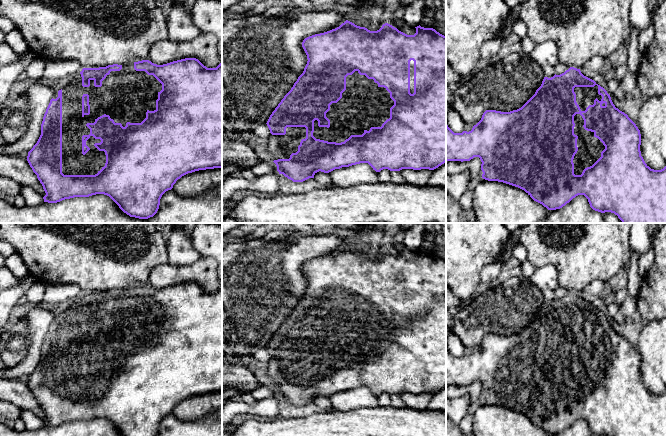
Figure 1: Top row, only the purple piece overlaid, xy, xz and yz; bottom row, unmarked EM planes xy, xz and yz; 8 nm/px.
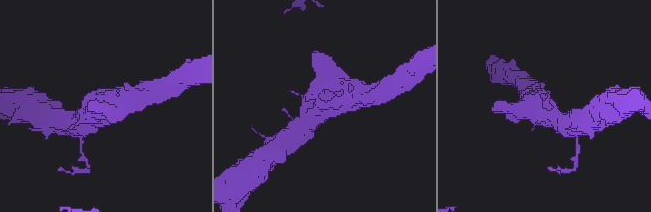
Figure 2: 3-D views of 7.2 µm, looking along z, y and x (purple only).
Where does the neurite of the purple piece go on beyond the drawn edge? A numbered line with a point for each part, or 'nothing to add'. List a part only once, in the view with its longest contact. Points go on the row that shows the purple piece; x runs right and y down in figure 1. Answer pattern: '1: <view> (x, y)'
1: xy (126, 95)

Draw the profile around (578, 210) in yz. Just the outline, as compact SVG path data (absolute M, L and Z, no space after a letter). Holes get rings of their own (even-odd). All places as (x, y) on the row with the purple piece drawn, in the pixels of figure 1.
M578 195L562 208L549 210L542 223L605 223L605 218L590 207L584 195Z

